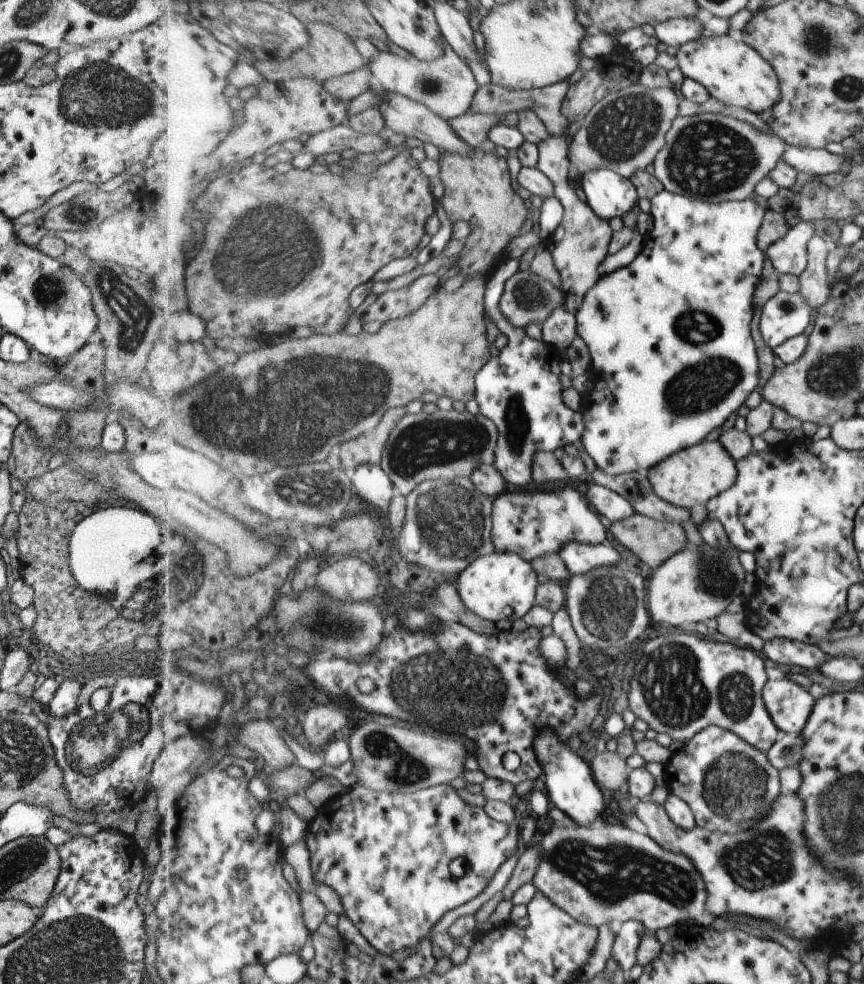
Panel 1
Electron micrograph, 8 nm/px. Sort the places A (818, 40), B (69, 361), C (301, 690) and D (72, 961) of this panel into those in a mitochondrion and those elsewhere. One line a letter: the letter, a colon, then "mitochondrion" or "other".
A: mitochondrion
B: other
C: other
D: mitochondrion

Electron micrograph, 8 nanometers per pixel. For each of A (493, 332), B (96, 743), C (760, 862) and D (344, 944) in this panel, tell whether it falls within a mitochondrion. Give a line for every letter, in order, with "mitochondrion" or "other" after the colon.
A: other
B: mitochondrion
C: mitochondrion
D: other

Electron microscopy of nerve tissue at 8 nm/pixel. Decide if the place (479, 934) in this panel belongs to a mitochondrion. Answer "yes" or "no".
no

